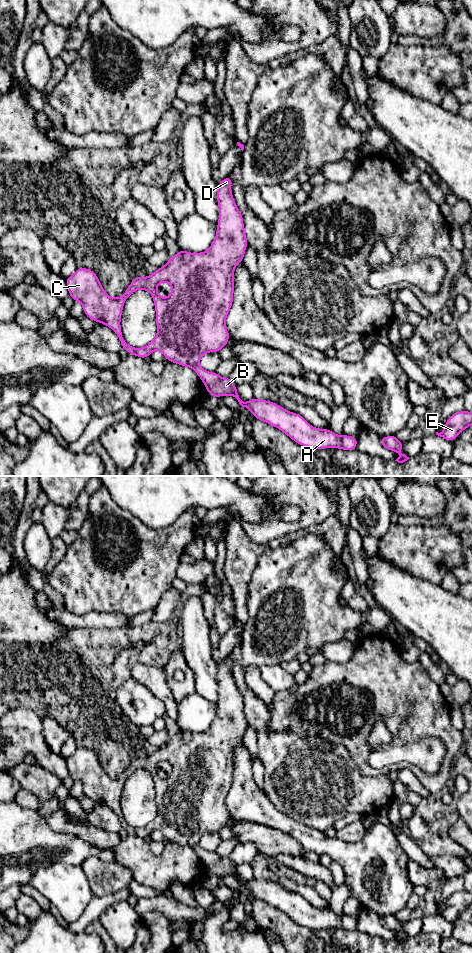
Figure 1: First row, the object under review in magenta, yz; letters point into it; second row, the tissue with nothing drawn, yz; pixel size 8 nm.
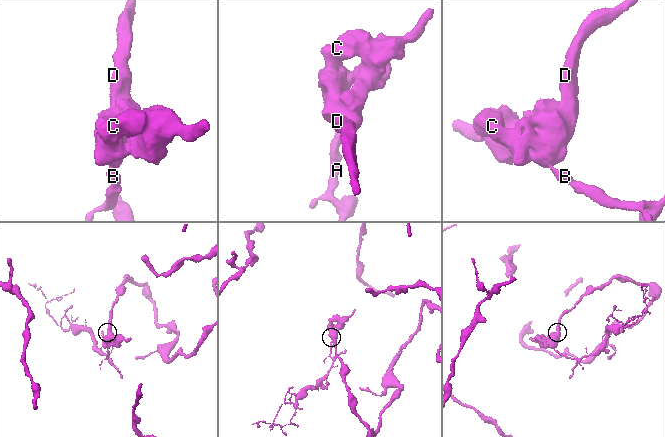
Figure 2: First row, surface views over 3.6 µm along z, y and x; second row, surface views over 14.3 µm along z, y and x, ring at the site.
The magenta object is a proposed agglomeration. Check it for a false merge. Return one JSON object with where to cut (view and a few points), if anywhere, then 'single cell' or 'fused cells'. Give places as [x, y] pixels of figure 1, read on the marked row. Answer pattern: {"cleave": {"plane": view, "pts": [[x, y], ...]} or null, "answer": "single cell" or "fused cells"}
{"cleave": {"plane": "yz", "pts": [[197, 363], [193, 368]]}, "answer": "fused cells"}

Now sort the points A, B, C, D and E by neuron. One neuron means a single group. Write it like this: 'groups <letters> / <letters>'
groups A B E / C D

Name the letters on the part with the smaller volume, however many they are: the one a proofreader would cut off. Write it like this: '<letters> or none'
A, B, E

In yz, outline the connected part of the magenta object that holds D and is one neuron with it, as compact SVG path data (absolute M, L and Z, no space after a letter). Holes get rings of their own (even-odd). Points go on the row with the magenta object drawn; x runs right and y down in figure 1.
M231 175L218 183L219 220L216 237L207 251L189 253L180 249L150 276L135 277L119 298L111 298L102 288L96 273L90 269L77 268L72 276L64 279L70 297L73 301L82 303L84 314L93 321L110 327L116 333L122 349L128 354L145 359L154 350L160 350L168 361L194 368L205 353L218 353L227 345L230 334L226 329L225 319L233 304L234 269L238 263L243 262L248 246L243 216L235 204L231 187ZM160 282L168 282L172 286L172 292L167 298L160 297L157 292ZM137 289L150 292L156 310L157 336L144 348L131 347L125 341L120 326L125 300Z

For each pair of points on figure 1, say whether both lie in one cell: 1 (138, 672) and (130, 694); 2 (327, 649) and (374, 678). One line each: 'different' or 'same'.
1: different
2: different

